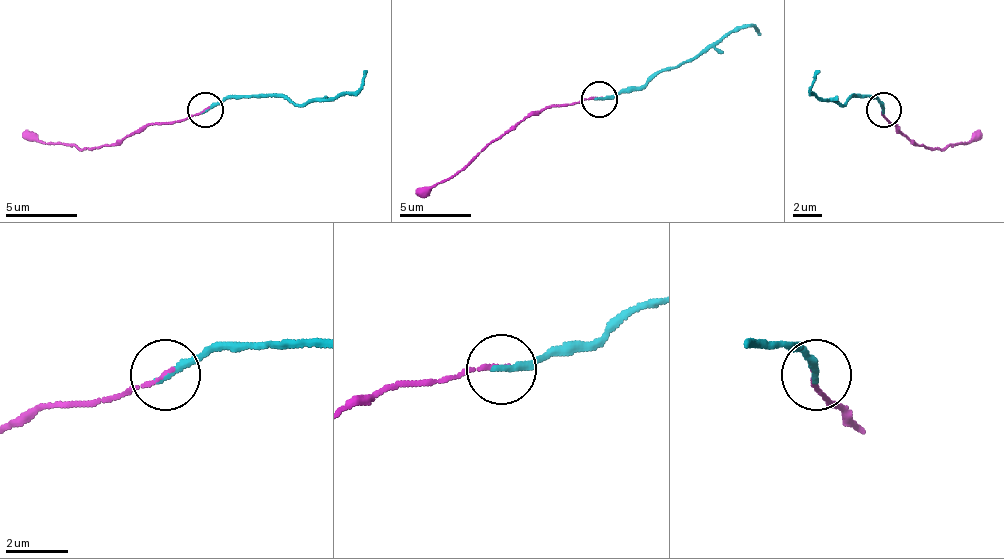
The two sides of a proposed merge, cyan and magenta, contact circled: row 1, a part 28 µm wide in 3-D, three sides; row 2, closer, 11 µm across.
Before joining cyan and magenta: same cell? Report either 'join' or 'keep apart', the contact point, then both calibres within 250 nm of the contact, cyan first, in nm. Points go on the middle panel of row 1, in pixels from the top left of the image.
keep apart; at (599, 99); 240 nm thick on the cyan side, 100 nm on the other

